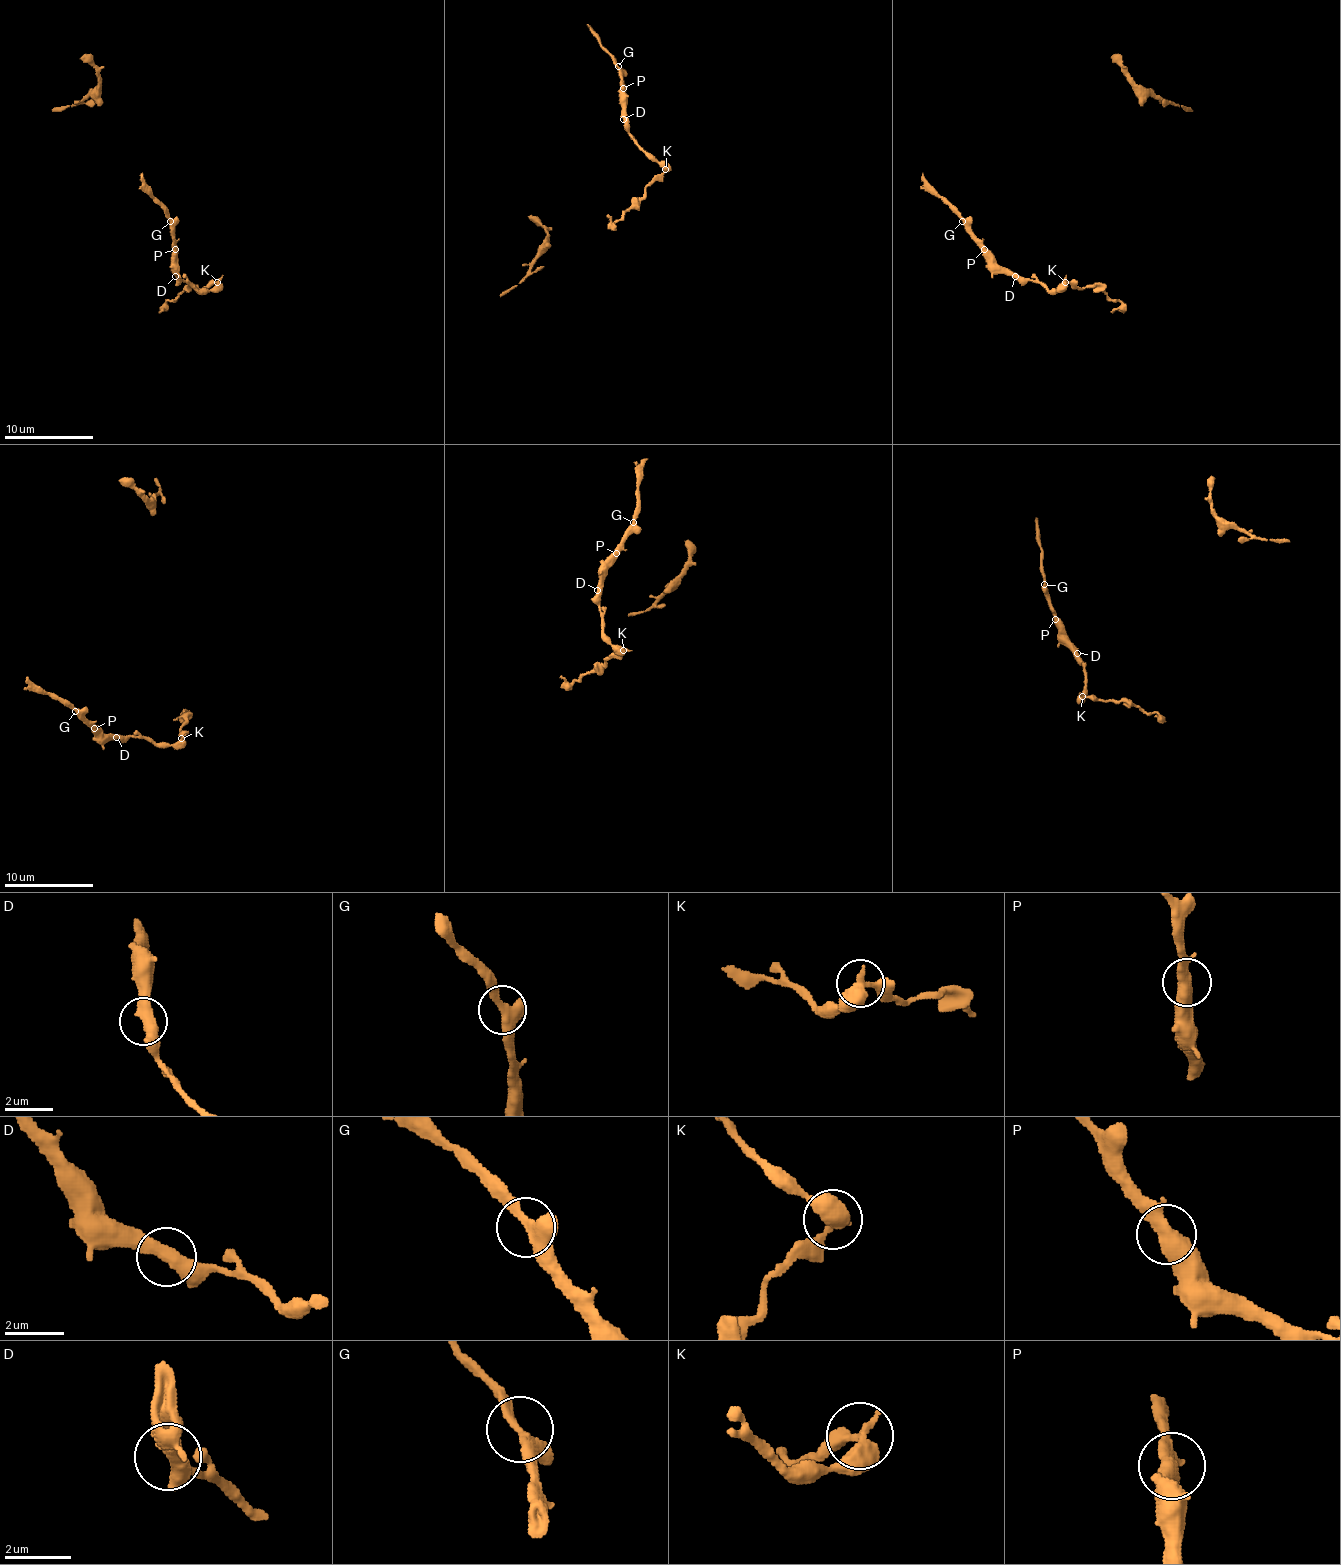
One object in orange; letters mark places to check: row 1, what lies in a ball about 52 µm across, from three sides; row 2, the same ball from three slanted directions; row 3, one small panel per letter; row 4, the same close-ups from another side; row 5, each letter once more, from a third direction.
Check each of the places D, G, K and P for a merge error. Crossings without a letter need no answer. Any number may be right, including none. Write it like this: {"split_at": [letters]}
{"split_at": ["K"]}

